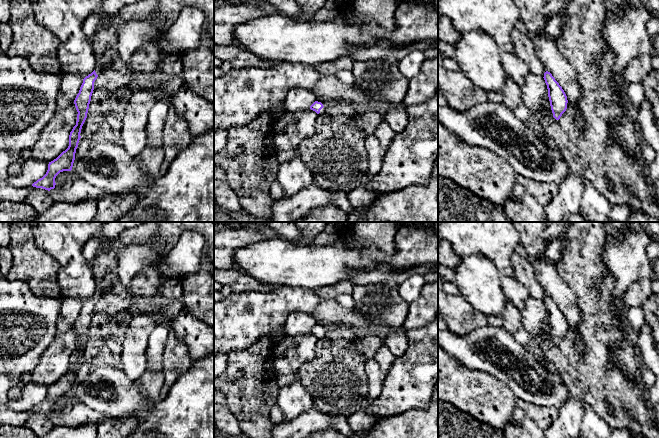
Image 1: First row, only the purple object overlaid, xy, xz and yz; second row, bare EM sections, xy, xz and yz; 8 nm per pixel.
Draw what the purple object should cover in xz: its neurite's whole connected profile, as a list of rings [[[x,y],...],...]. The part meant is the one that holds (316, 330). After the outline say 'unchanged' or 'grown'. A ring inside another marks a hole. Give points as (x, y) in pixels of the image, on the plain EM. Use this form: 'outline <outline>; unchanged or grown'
outline [[[316,324],[310,333],[315,335],[317,338],[323,338],[325,336],[326,326]]]; grown

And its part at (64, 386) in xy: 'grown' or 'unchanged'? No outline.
grown

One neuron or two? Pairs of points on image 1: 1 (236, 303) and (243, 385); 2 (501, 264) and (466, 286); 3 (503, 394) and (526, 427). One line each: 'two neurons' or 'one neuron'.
1: two neurons
2: two neurons
3: two neurons

